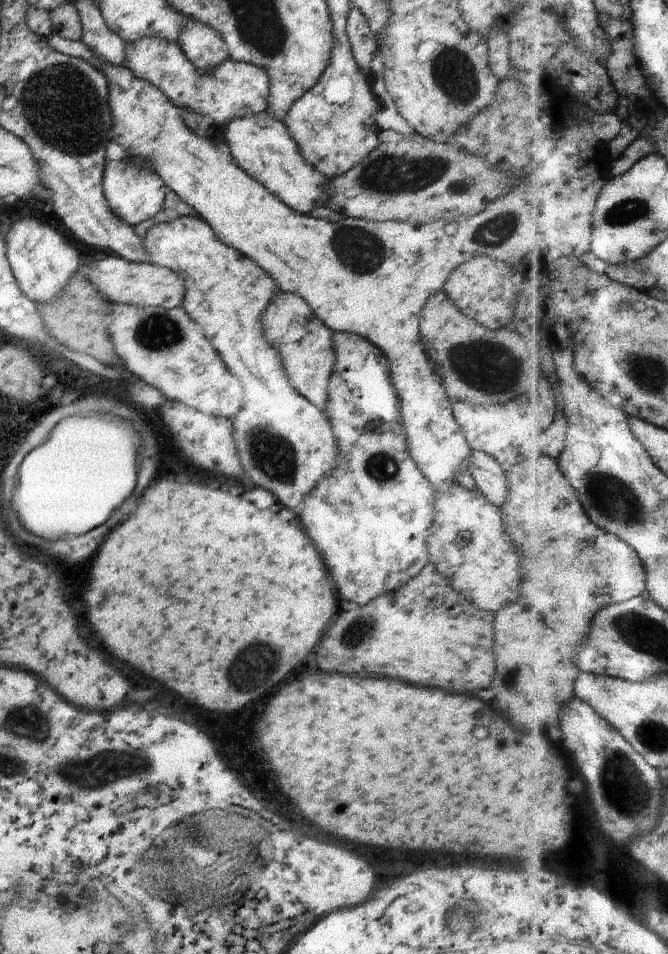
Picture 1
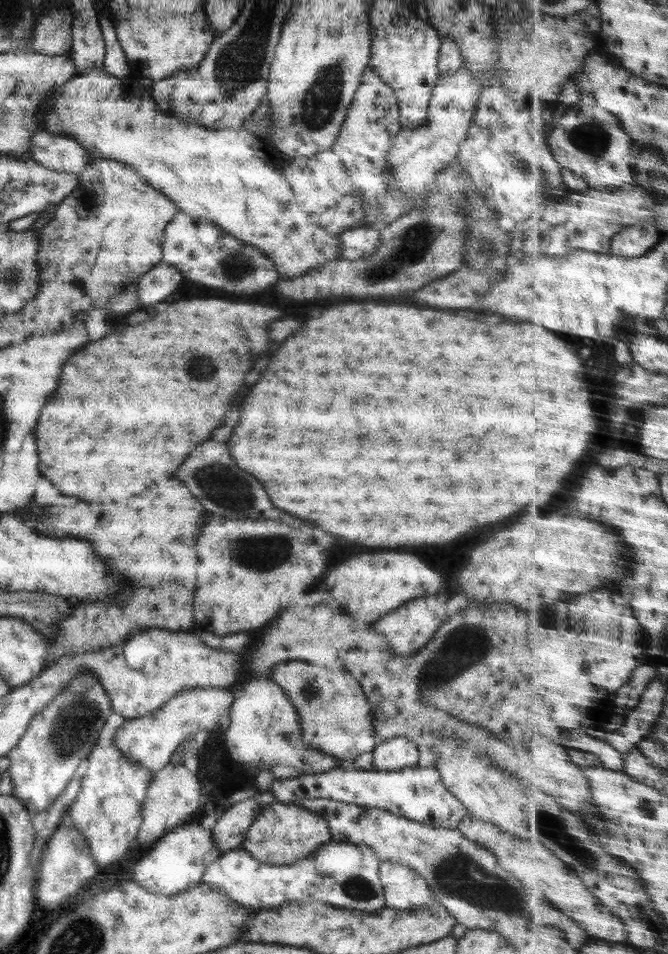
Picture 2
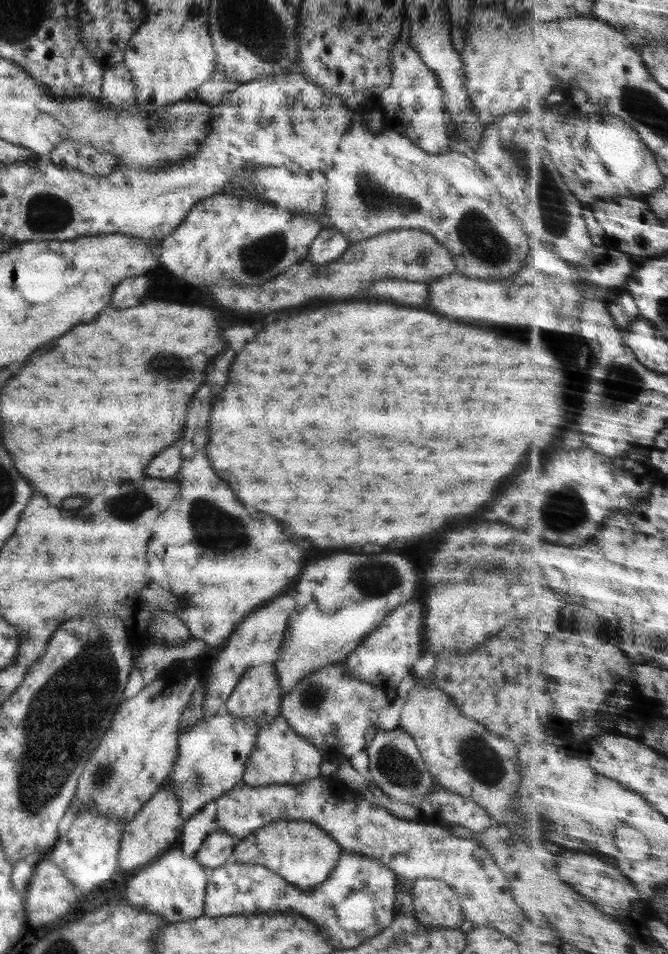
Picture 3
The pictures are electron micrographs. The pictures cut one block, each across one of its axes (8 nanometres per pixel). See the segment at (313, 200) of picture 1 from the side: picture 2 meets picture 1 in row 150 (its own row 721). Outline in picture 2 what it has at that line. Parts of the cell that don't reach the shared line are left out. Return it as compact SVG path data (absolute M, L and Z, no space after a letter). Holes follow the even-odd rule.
M249 678L233 688L229 709L229 725L224 731L224 747L235 765L247 765L249 770L271 769L275 766L295 768L309 774L335 769L336 758L312 749L301 742L298 717L282 688L271 679Z

